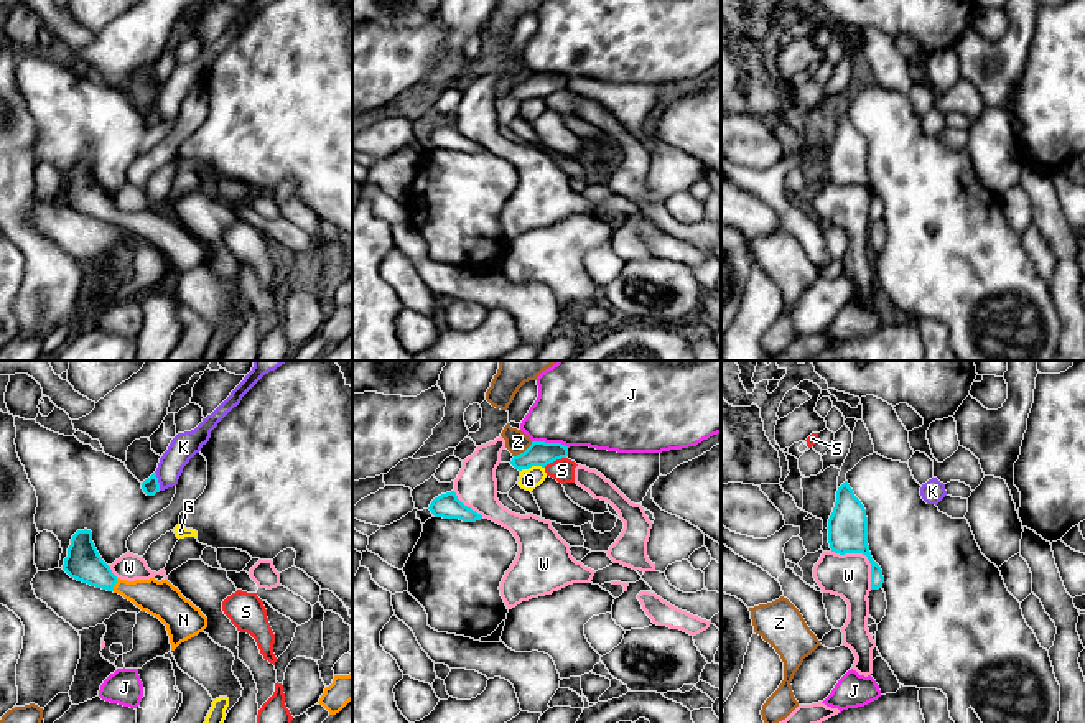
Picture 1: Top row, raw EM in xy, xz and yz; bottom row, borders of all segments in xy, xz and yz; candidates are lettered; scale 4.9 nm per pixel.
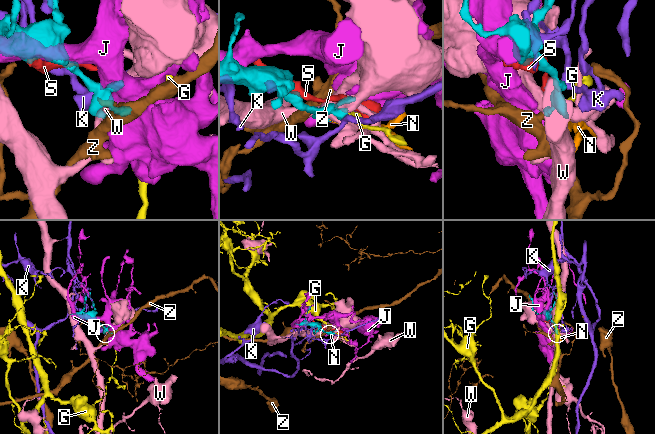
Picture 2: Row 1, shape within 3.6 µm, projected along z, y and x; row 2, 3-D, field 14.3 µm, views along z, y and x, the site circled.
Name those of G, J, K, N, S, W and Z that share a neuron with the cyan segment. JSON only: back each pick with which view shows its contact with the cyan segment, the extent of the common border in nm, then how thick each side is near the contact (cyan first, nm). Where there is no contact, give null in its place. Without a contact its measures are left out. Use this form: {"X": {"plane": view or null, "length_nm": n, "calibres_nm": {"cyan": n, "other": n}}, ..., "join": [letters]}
{"N": {"plane": "xy", "length_nm": 70, "calibres_nm": {"cyan": 170, "other": 180}}, "join": ["N"]}

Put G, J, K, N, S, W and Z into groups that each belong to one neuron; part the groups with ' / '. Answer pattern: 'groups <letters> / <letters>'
groups G / J / K / N / S / W / Z

